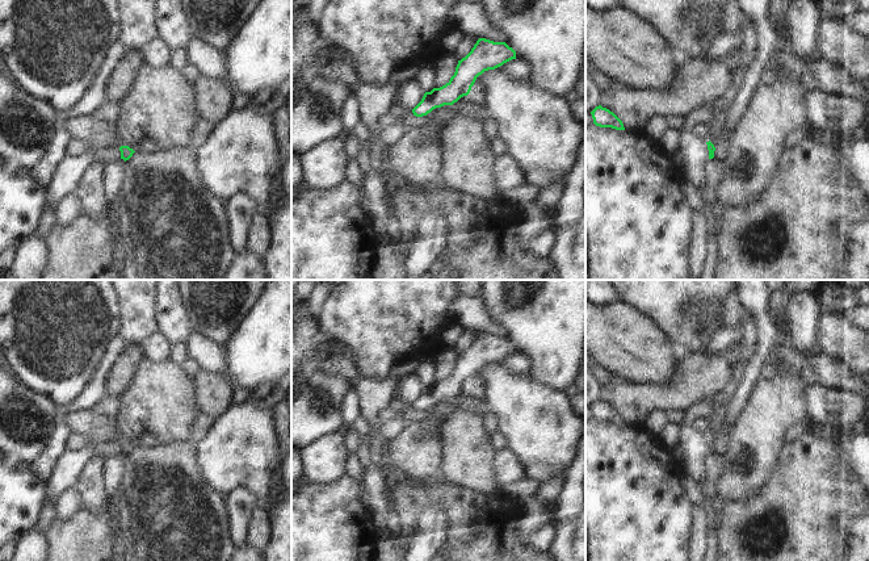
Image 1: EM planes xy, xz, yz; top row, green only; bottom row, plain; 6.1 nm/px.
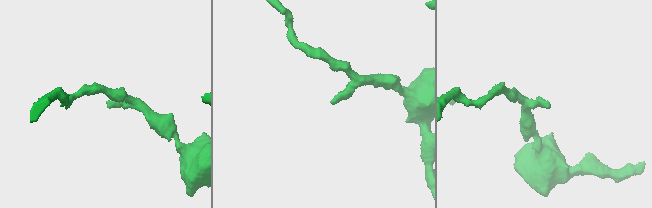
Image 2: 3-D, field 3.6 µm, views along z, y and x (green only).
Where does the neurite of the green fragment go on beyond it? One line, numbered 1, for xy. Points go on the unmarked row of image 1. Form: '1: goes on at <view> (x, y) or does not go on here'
1: does not go on here

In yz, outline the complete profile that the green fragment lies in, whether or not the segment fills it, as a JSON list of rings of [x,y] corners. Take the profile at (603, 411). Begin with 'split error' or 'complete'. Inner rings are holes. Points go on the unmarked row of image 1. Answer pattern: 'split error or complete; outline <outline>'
complete; outline [[[601,399],[596,401],[591,409],[596,420],[625,424],[622,415],[613,406]]]

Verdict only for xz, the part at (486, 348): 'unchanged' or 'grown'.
unchanged

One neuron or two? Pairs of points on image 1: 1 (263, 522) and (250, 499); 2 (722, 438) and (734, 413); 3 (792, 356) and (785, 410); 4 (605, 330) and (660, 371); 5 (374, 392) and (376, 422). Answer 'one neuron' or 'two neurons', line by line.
1: two neurons
2: two neurons
3: one neuron
4: one neuron
5: one neuron

